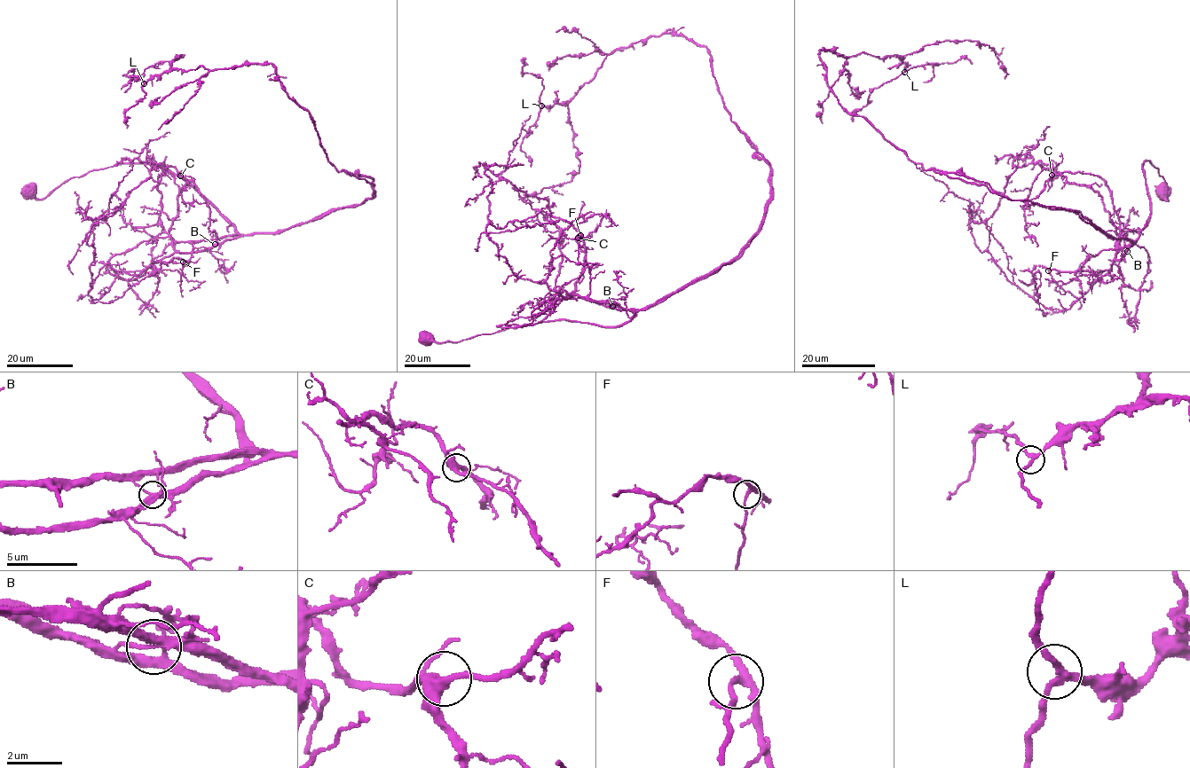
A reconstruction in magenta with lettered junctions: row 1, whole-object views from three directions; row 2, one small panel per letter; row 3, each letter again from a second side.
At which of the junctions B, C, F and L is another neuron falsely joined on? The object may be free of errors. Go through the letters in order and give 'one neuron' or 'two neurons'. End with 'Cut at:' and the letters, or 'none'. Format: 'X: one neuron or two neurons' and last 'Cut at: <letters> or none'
B: two neurons
C: one neuron
F: one neuron
L: one neuron
Cut at: B

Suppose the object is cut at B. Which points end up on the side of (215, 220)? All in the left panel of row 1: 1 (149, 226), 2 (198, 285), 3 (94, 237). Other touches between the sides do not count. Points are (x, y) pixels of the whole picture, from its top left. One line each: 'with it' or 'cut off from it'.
1: cut off from it
2: cut off from it
3: cut off from it

